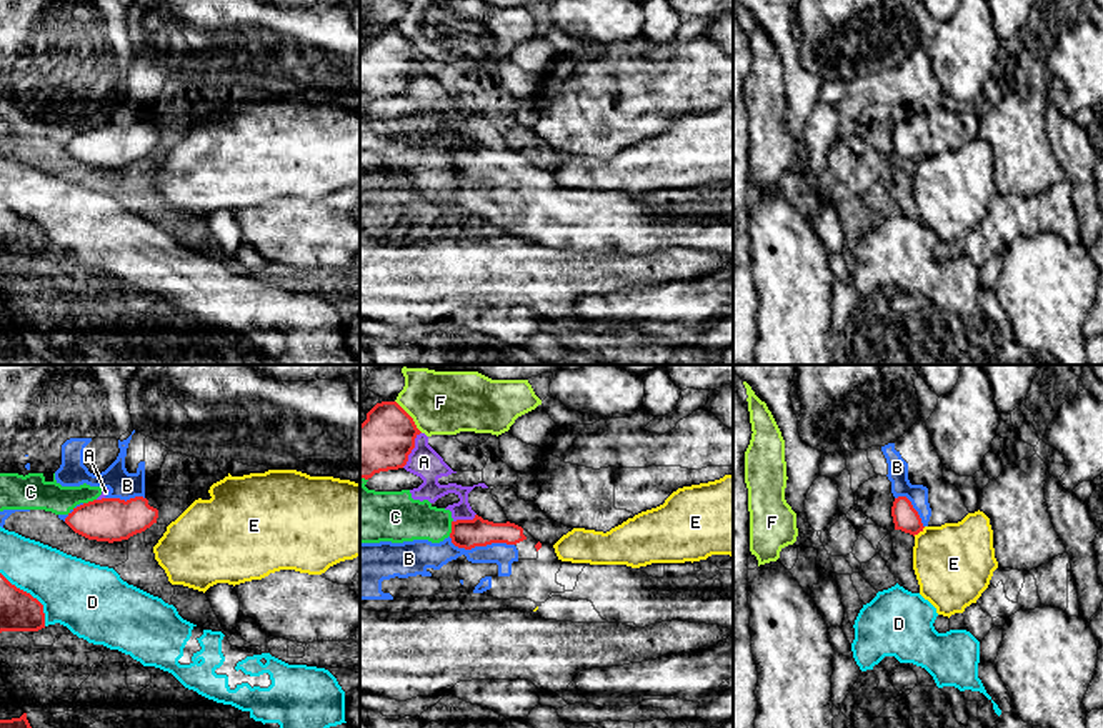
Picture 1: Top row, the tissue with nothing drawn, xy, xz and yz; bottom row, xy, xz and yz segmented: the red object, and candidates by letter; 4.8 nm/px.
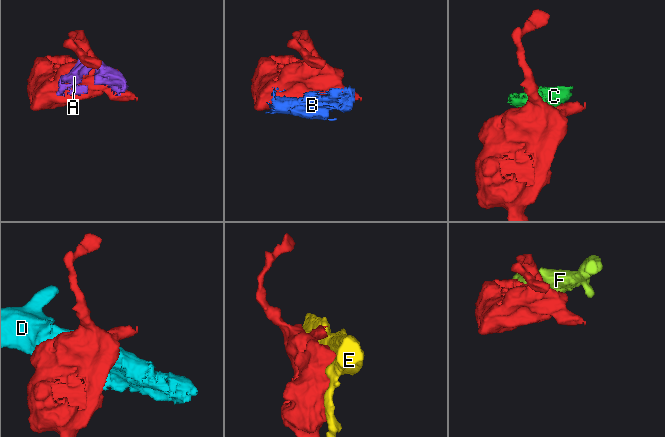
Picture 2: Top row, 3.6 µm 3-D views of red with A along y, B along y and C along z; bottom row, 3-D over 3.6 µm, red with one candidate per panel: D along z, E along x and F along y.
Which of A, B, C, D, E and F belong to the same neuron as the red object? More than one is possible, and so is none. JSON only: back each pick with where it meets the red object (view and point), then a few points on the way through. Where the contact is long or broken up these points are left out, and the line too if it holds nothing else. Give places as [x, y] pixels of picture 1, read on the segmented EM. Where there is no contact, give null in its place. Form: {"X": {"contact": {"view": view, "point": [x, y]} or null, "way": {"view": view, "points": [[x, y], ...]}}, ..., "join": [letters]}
{"join": []}

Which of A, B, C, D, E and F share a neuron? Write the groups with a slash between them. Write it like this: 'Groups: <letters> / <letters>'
Groups: A B C / D / E / F

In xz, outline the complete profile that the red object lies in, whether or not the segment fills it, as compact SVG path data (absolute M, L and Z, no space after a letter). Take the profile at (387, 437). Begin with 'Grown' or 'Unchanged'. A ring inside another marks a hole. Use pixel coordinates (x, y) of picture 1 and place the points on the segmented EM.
Unchanged. M377 403L360 425L360 478L403 468L422 431L397 403Z

